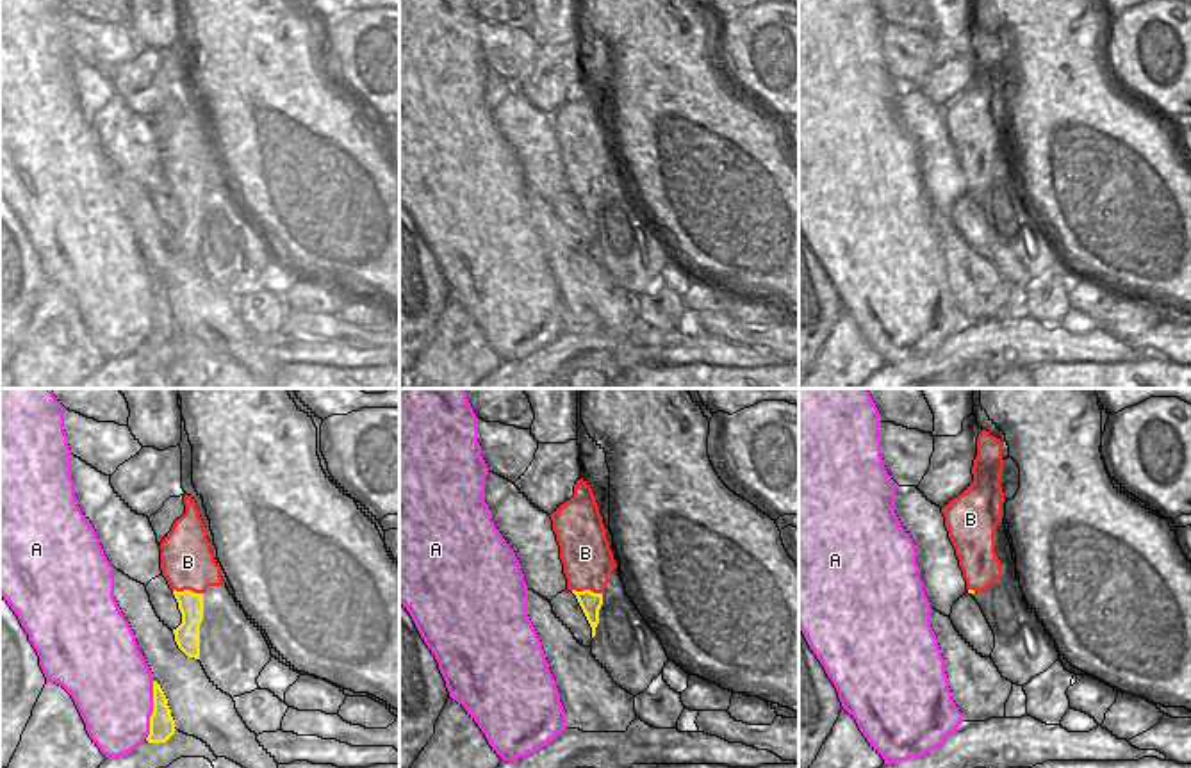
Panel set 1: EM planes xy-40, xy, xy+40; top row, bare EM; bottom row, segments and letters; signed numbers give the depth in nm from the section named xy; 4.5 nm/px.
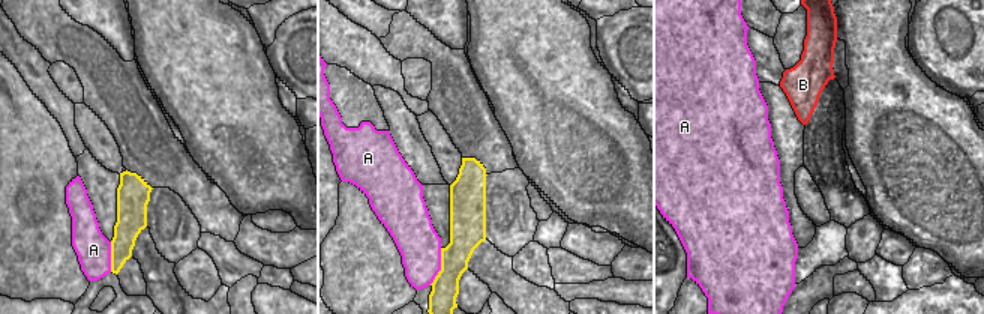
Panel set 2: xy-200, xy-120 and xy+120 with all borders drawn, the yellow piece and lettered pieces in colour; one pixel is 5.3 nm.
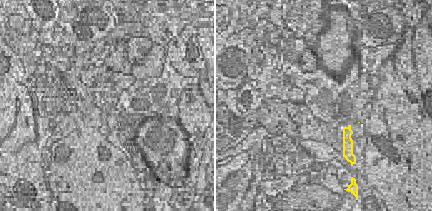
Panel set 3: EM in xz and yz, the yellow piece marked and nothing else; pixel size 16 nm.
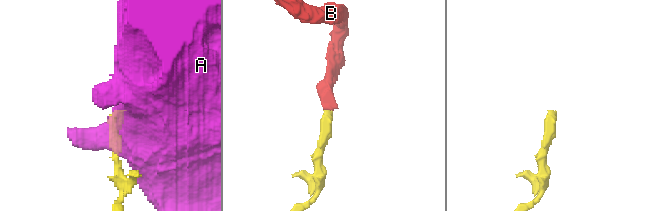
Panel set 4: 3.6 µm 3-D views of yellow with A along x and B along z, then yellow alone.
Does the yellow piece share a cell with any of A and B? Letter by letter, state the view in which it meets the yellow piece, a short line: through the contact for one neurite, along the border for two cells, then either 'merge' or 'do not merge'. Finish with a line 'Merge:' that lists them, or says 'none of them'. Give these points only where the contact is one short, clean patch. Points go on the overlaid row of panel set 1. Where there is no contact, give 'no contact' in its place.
A: meets yellow in xy-40; do not merge
B: meets yellow in xy; line xy (571, 590), (601, 594); do not merge
Merge: none of them

